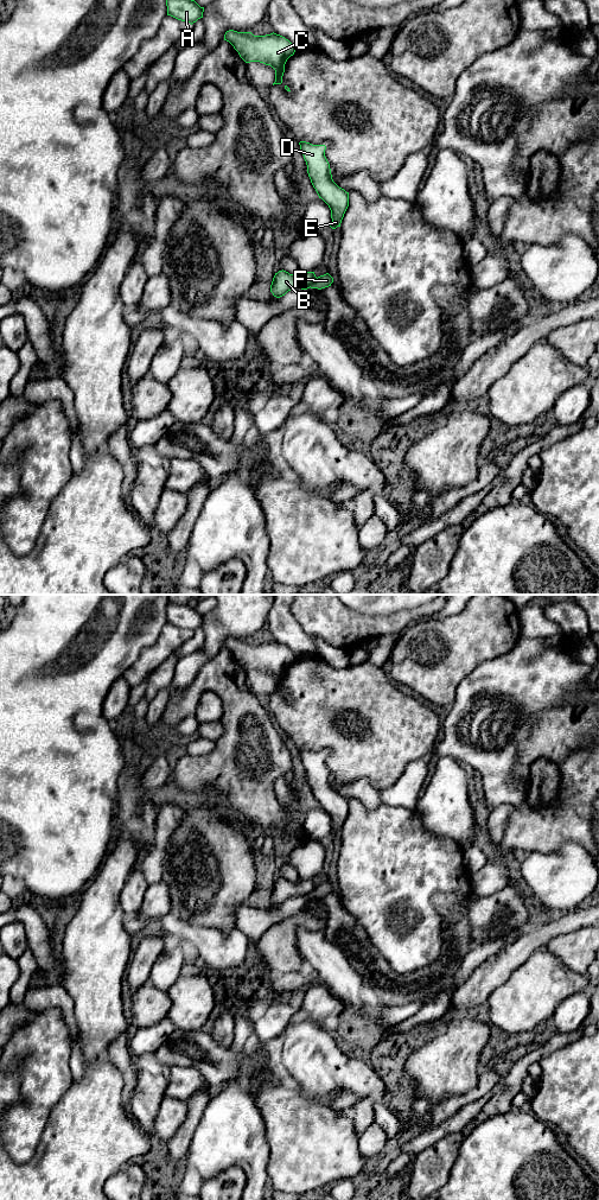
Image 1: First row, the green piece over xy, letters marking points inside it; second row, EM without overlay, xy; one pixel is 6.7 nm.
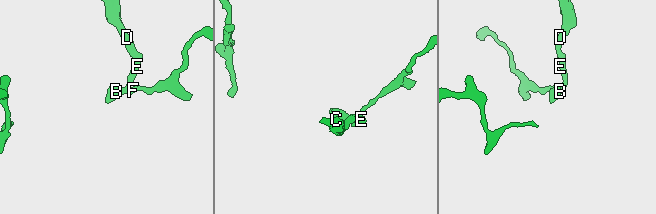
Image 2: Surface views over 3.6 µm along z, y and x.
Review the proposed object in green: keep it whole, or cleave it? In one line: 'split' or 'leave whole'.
split

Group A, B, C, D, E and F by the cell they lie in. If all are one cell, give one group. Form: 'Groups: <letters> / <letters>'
Groups: A B C D E / F

